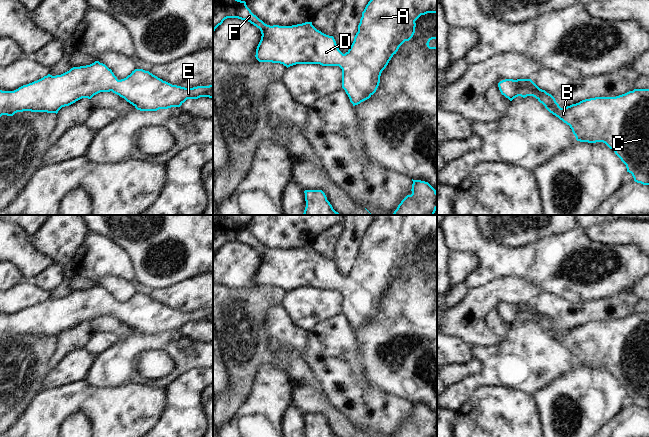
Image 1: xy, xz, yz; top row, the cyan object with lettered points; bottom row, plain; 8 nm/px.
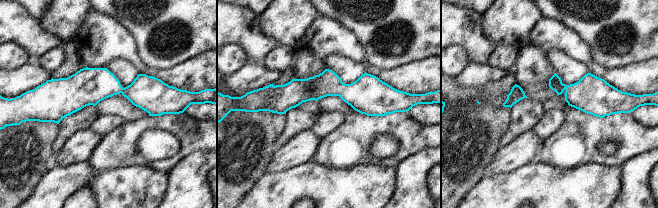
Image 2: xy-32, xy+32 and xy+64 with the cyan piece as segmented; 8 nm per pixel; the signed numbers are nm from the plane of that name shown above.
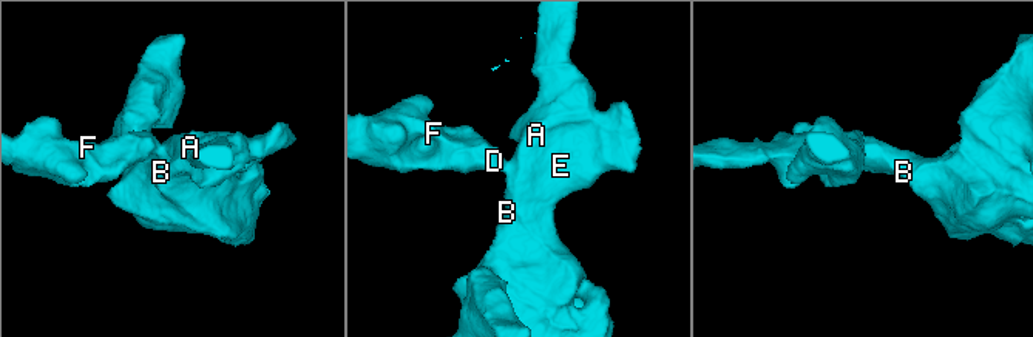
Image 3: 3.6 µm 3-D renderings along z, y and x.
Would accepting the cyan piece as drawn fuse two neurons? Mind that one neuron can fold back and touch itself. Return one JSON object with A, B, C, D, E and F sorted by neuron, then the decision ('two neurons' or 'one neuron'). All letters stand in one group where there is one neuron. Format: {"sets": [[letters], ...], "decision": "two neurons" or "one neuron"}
{"sets": [["A", "B", "C", "D", "E", "F"]], "decision": "one neuron"}

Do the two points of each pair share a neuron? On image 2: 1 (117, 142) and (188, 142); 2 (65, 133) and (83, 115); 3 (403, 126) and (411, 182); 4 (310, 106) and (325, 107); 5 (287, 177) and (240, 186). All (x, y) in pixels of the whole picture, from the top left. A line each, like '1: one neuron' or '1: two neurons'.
1: one neuron
2: one neuron
3: two neurons
4: two neurons
5: two neurons

